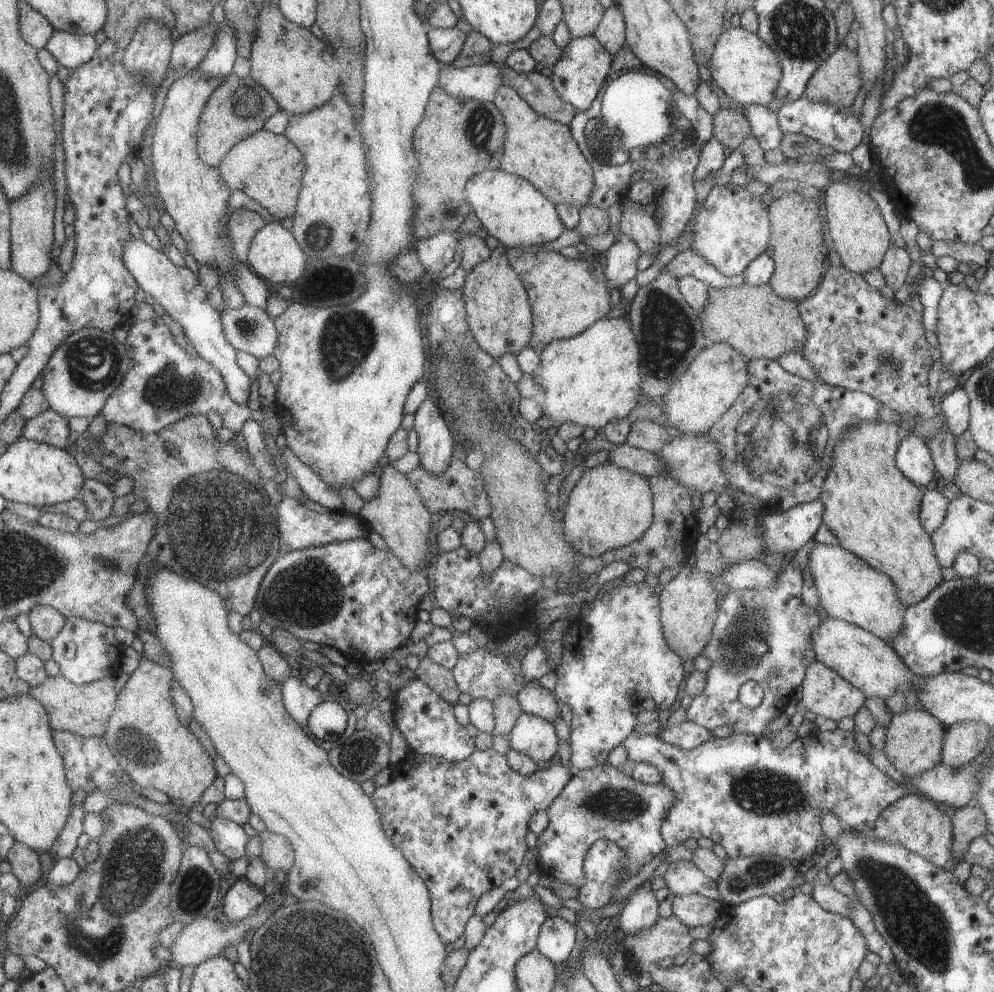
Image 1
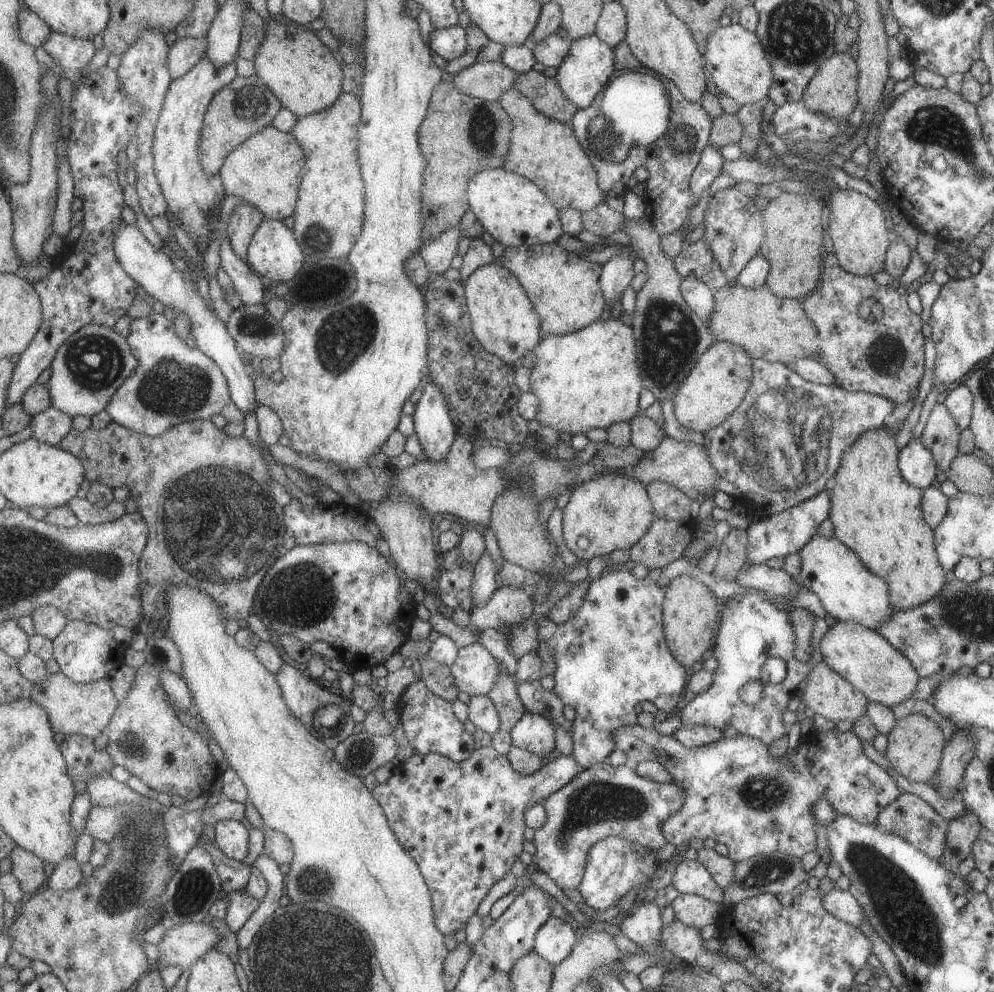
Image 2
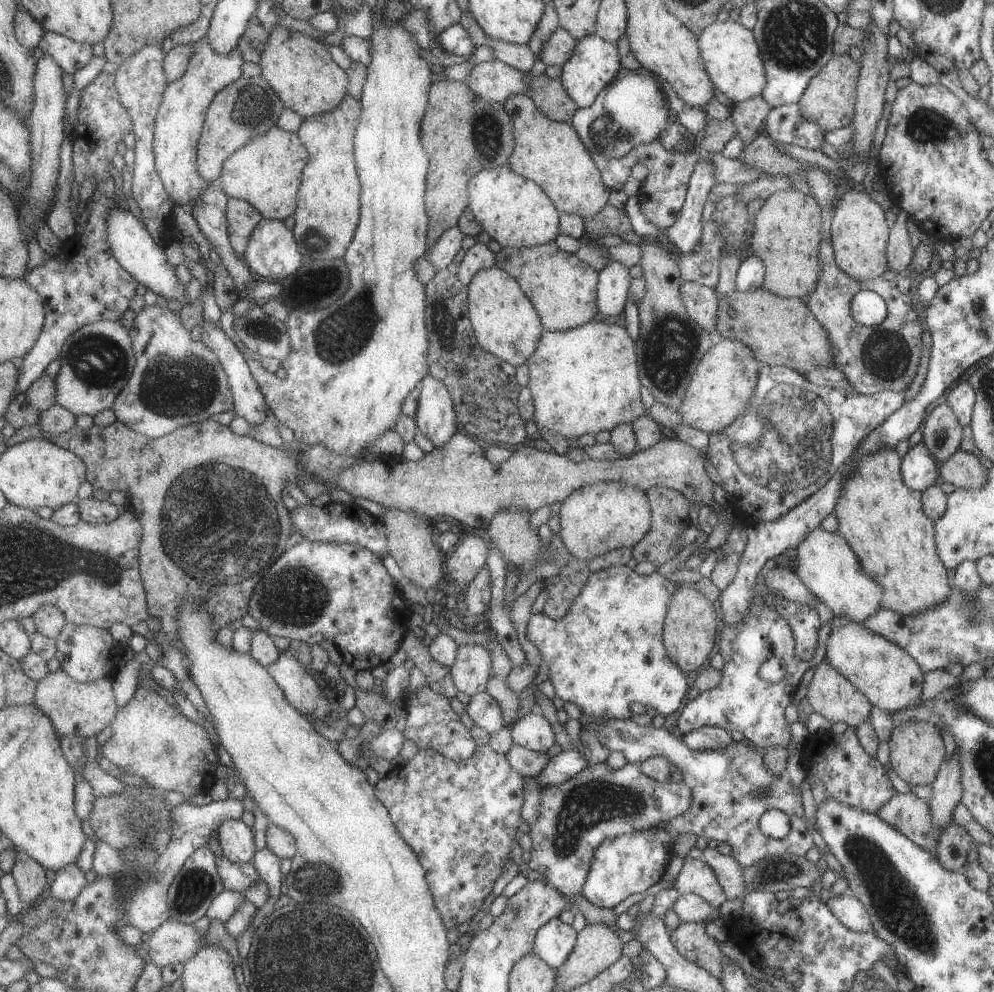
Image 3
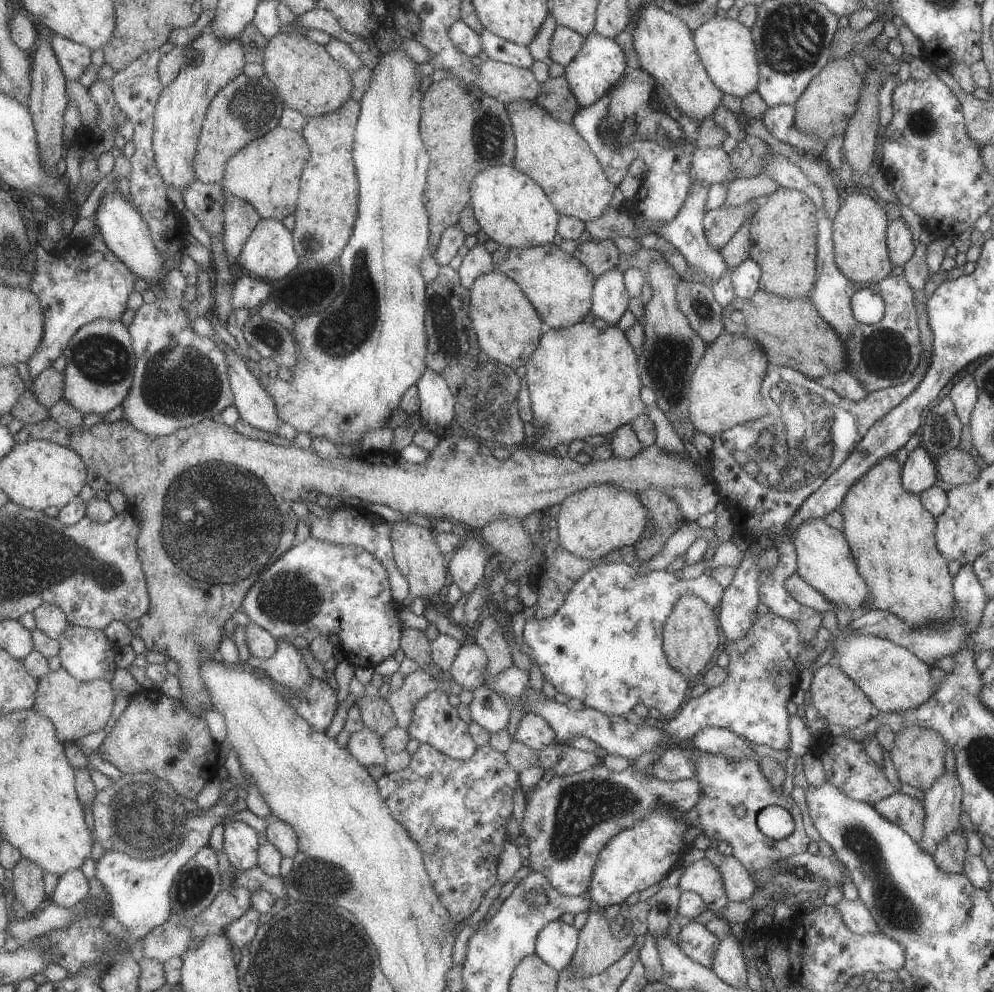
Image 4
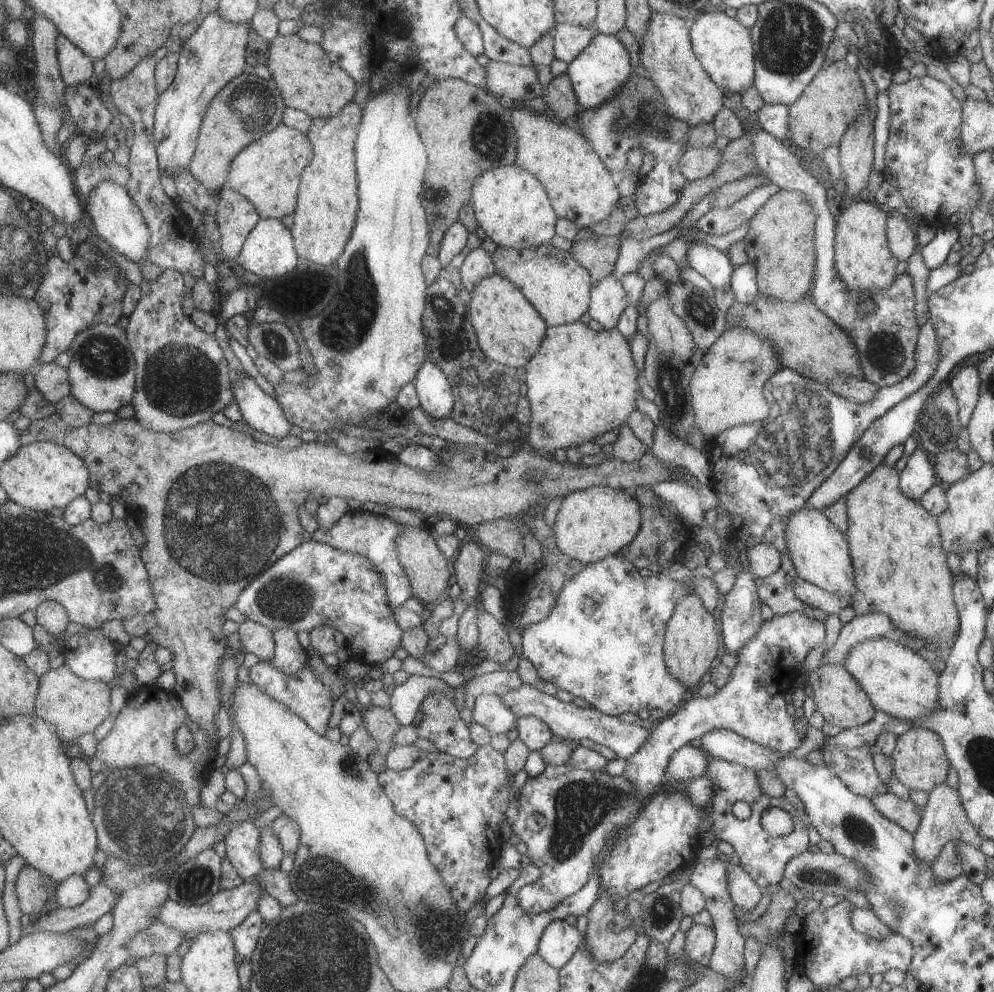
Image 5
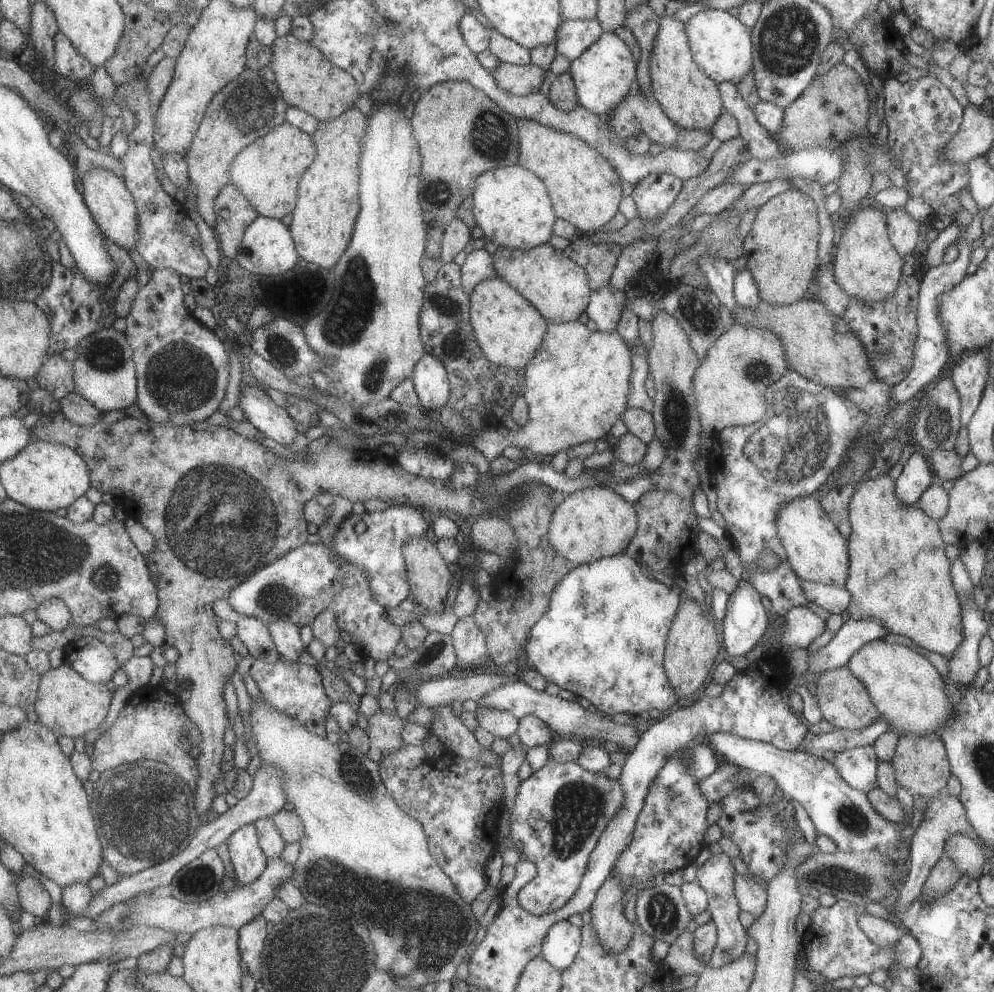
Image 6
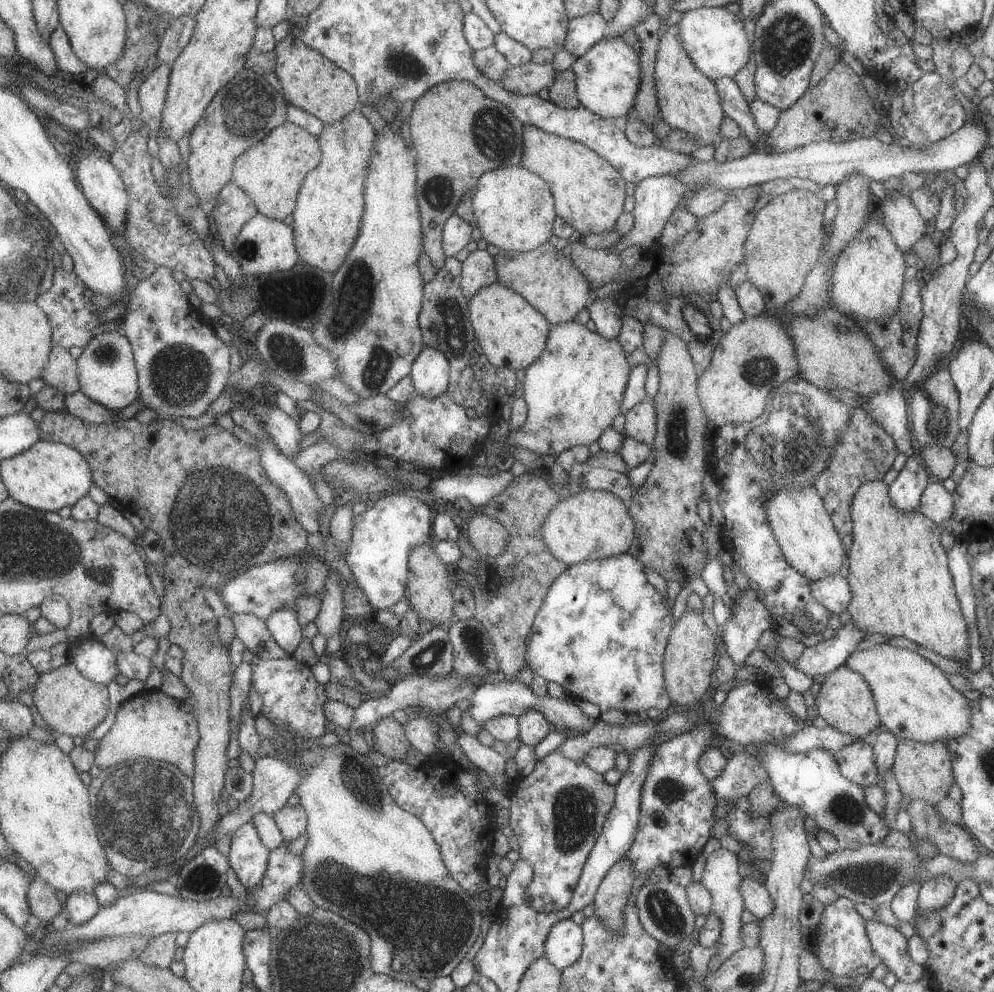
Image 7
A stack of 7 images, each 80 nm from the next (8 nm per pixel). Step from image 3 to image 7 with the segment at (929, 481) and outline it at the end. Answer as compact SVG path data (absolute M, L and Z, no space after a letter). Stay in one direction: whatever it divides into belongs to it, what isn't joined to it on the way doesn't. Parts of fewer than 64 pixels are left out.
M917 453L905 460L905 465L887 490L890 504L897 508L897 512L918 510L921 494L929 482L927 474Z

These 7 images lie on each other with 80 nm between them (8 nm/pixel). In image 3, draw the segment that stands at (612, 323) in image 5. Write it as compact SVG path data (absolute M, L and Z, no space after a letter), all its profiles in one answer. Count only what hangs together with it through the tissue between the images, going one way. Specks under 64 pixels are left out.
M609 261L599 272L596 284L596 308L600 316L616 316L621 320L621 312L627 296L627 288L629 288L630 272L628 268L621 265L617 261Z

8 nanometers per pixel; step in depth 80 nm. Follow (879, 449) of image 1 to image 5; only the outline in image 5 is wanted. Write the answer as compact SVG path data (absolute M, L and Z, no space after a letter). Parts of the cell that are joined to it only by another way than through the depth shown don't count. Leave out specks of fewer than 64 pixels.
M881 463L867 476L865 476L865 478L863 478L859 484L856 484L854 488L845 496L848 527L844 532L844 535L846 536L848 551L854 570L854 587L856 588L854 595L851 597L851 603L849 605L854 610L855 615L881 613L887 616L894 626L899 630L902 630L905 634L921 639L925 646L929 646L931 649L934 649L938 652L946 652L947 648L951 648L951 644L953 644L959 628L958 612L952 593L952 582L954 581L954 575L947 567L947 558L945 557L945 552L940 545L940 532L935 517L931 516L931 514L929 514L921 506L919 501L905 496L898 489L898 480L899 477L895 471L895 467L889 467Z

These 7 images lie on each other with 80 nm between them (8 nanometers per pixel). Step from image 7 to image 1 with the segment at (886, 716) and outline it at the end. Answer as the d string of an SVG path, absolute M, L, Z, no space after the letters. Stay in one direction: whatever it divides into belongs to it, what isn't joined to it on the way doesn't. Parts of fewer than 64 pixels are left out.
M827 616L821 620L821 626L811 632L811 648L816 662L832 669L865 697L879 697L884 700L894 692L905 696L907 690L912 690L914 675L909 668L901 662L901 658L887 642L879 640L863 628Z

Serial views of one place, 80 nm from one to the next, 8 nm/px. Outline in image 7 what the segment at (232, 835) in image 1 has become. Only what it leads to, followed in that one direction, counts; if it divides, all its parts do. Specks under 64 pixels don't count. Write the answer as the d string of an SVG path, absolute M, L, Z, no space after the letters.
M251 821L233 832L229 858L237 880L247 891L260 886L268 868L269 853Z

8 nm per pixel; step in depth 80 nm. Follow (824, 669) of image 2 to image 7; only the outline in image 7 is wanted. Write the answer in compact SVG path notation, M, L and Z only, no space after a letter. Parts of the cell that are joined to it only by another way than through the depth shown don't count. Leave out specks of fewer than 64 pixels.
M844 665L835 668L831 673L824 676L820 684L819 692L815 697L815 708L817 714L831 728L838 732L853 736L857 741L867 740L868 735L880 728L881 722L875 709L873 696L865 680Z

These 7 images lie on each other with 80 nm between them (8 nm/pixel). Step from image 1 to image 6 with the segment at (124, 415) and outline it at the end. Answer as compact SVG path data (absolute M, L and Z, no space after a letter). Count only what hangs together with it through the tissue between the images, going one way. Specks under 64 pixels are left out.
M170 269L154 271L151 282L143 286L132 302L126 336L134 351L138 375L138 402L136 405L153 422L173 422L177 426L193 425L207 421L227 398L231 376L229 353L225 344L213 330L203 326L193 312L185 306L185 292L181 276Z

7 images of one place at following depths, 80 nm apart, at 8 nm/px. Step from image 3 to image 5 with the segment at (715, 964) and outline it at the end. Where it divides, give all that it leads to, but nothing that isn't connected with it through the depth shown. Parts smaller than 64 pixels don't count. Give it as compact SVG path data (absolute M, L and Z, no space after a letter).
M694 925L685 933L684 951L686 956L697 965L707 967L716 941L713 927Z

